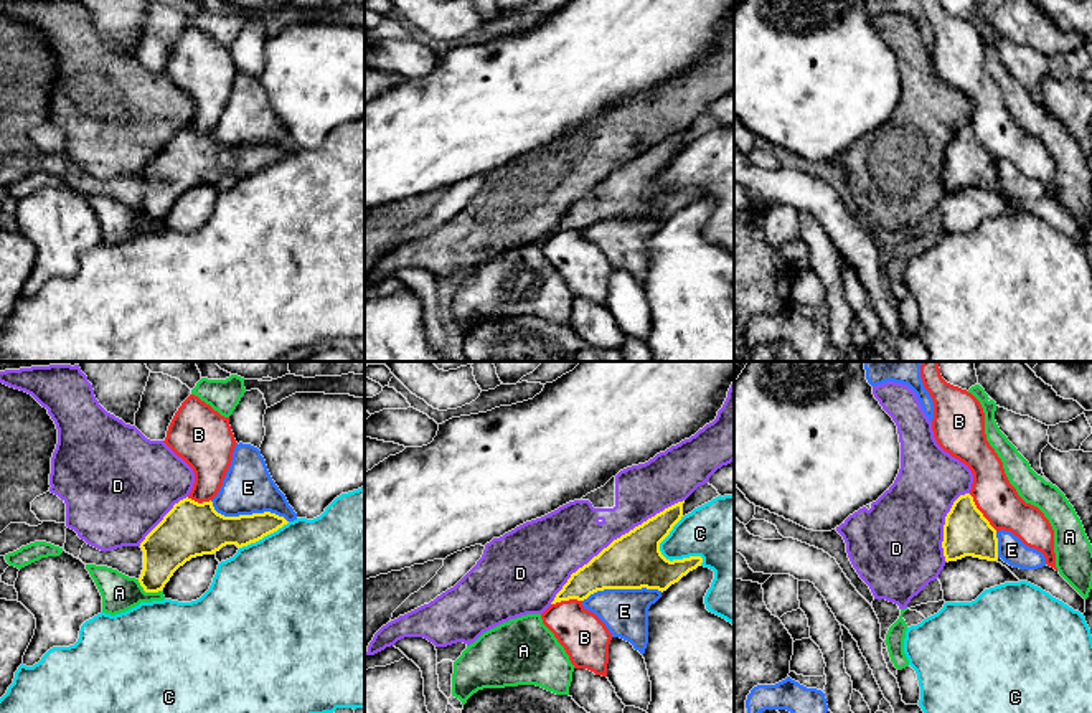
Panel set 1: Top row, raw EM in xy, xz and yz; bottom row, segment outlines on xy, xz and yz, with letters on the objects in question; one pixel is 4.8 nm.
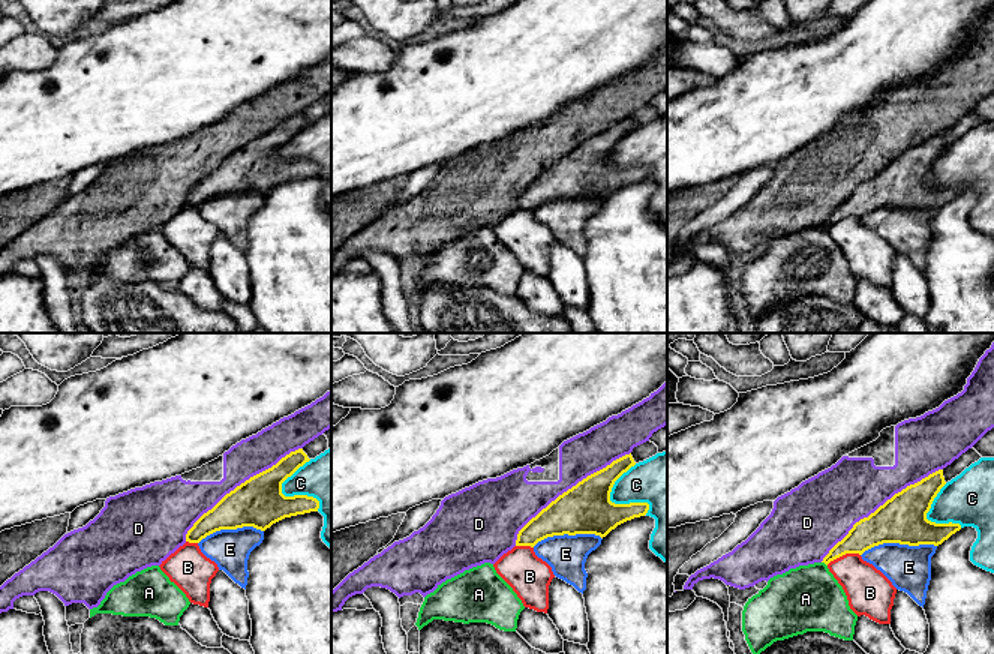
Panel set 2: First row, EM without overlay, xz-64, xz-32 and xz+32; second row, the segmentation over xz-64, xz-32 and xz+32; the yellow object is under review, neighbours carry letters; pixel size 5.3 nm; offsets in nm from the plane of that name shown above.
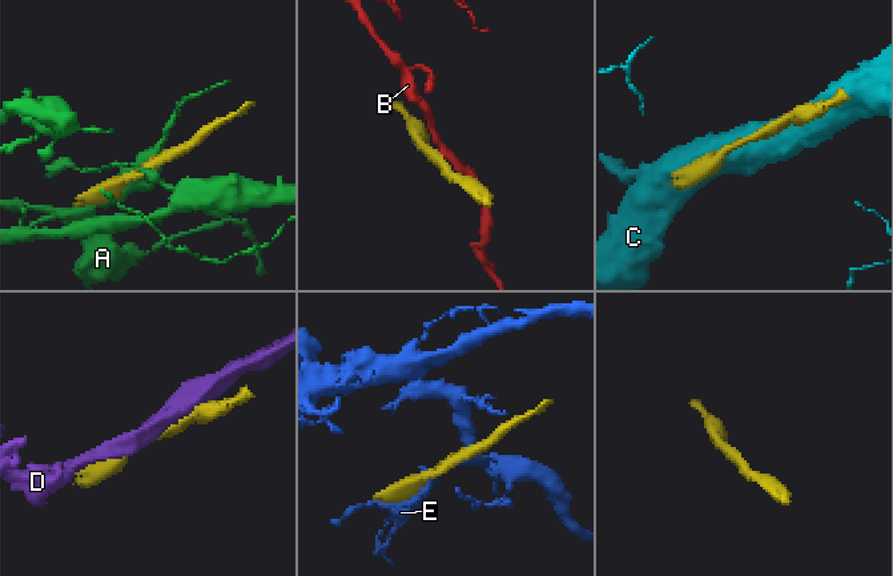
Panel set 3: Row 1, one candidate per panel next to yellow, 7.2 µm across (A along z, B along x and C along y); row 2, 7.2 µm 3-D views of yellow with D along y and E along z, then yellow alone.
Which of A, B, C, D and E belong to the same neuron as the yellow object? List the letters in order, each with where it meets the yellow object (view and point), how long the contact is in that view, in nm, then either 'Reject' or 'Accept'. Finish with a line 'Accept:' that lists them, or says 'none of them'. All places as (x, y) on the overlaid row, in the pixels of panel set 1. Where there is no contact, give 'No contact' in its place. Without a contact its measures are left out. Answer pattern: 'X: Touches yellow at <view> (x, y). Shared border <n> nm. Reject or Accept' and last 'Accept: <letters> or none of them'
A: Touches yellow at xy (147, 591). Shared border 130 nm. Reject
B: Touches yellow at yz (980, 512). Shared border 240 nm. Reject
C: Touches yellow at xz (665, 558). Shared border 260 nm. Reject
D: Touches yellow at xz (614, 540). Shared border 850 nm. Reject
E: Touches yellow at xy (248, 515). Shared border 400 nm. Reject
Accept: none of them

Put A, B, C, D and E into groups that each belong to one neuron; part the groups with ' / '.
A / B / C / D / E

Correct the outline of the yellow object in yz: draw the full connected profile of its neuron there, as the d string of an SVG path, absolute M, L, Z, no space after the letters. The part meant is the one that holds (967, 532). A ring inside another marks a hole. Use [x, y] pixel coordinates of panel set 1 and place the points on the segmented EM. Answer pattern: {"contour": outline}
{"contour": "M970 493L960 495L947 513L942 548L947 563L965 556L998 560L996 530L977 508Z"}

